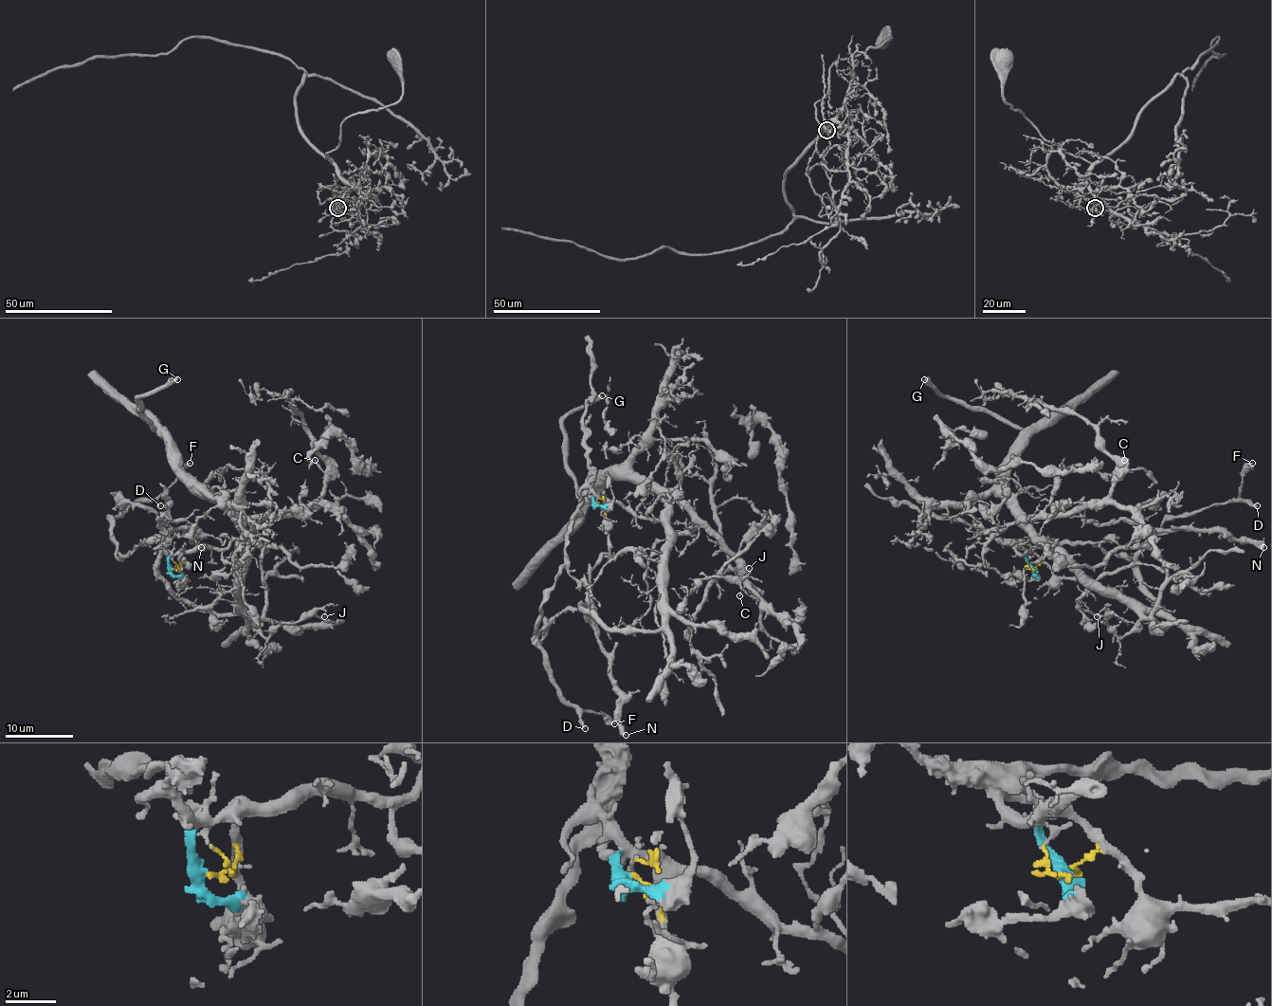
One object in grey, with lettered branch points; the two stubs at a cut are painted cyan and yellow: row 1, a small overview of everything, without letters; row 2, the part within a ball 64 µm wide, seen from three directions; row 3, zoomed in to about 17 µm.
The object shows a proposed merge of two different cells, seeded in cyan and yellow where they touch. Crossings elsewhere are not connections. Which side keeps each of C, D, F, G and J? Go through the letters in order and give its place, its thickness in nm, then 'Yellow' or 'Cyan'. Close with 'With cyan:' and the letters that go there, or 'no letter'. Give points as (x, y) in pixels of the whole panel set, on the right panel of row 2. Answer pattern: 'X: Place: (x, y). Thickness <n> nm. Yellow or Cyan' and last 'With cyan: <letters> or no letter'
C: Place: (1124, 460). Thickness 130 nm. Yellow
D: Place: (1257, 505). Thickness 320 nm. Cyan
F: Place: (1252, 463). Thickness 400 nm. Cyan
G: Place: (924, 379). Thickness 420 nm. Yellow
J: Place: (1097, 616). Thickness 100 nm. Yellow
With cyan: D, F

